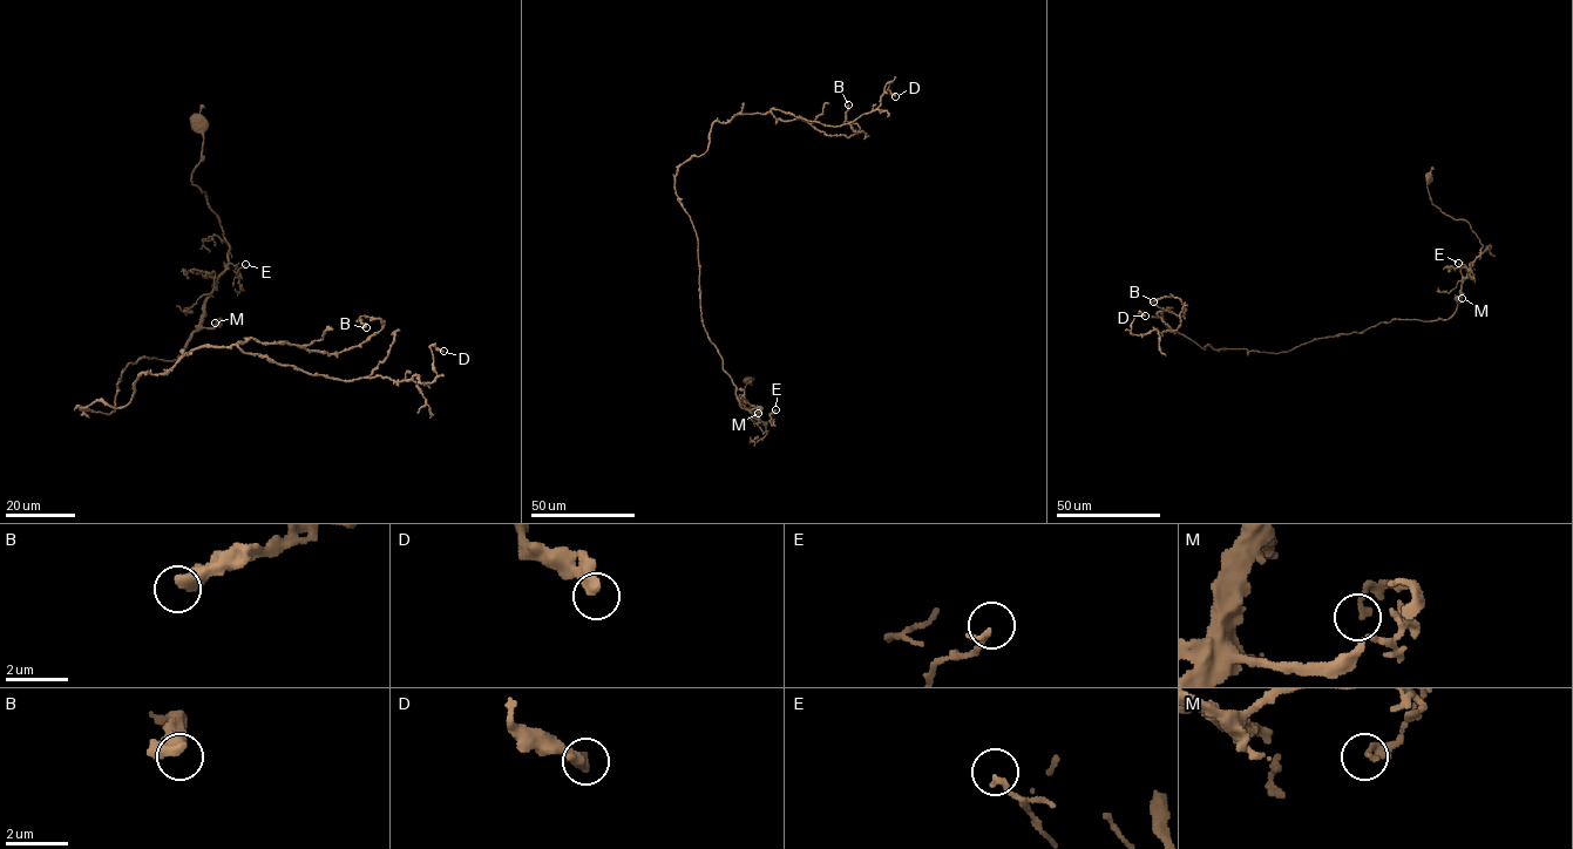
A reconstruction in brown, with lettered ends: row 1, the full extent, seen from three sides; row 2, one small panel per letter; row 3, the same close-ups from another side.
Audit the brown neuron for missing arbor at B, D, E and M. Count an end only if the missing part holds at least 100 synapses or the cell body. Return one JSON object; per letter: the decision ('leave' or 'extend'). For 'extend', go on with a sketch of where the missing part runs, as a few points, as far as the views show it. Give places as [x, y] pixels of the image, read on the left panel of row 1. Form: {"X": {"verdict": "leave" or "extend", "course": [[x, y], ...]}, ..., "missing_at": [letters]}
{"B": {"verdict": "leave"}, "D": {"verdict": "leave"}, "E": {"verdict": "leave"}, "M": {"verdict": "leave"}, "missing_at": []}

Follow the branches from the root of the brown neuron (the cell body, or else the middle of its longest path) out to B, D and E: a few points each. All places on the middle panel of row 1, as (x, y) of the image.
B: (747, 380), (764, 433), (703, 325), (675, 175), (707, 149), (714, 122), (770, 113), (849, 137), (848, 104)
D: (747, 380), (764, 433), (703, 324), (678, 168), (716, 121), (774, 108), (839, 127), (888, 82), (895, 96)
E: (747, 380), (751, 379), (744, 398), (752, 420), (763, 433), (766, 422), (772, 421), (770, 415), (775, 409)

